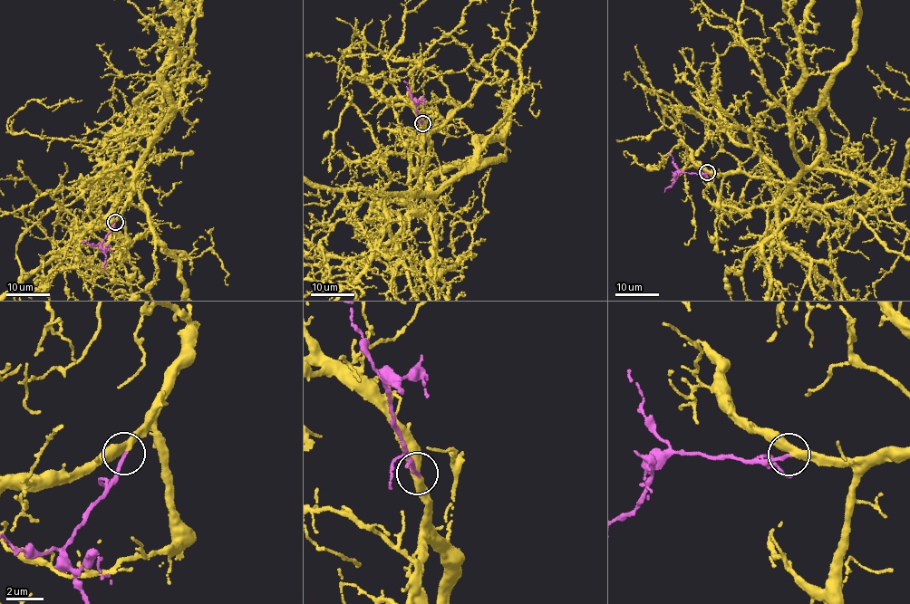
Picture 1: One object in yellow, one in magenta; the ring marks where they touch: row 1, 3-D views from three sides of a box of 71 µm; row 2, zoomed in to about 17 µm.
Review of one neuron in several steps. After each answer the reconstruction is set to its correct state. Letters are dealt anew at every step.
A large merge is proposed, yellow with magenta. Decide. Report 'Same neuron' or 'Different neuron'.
Same neuron

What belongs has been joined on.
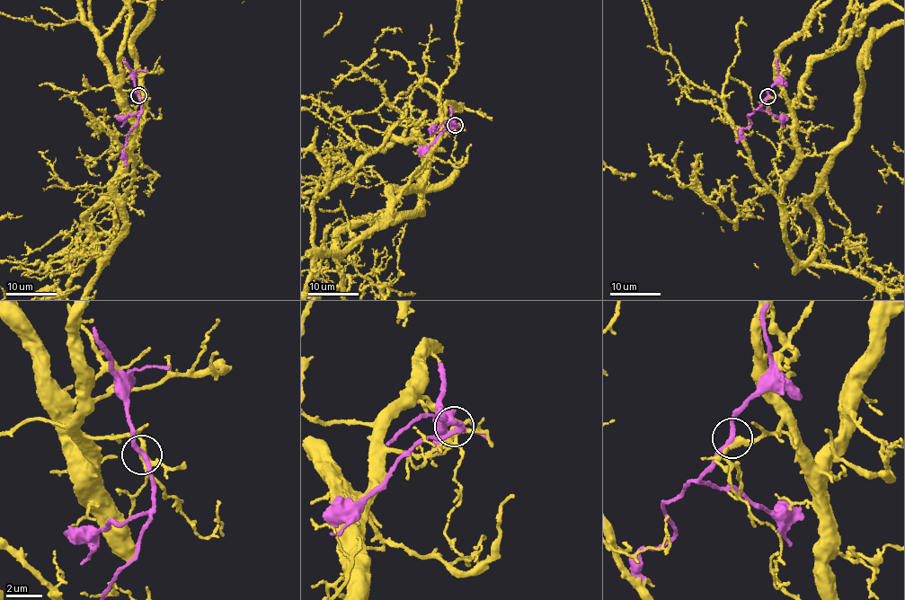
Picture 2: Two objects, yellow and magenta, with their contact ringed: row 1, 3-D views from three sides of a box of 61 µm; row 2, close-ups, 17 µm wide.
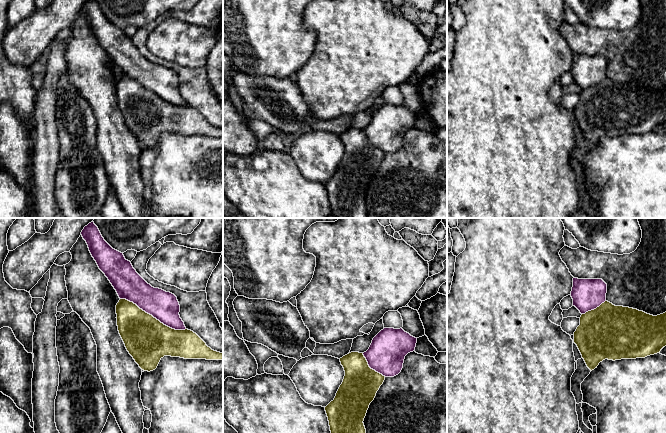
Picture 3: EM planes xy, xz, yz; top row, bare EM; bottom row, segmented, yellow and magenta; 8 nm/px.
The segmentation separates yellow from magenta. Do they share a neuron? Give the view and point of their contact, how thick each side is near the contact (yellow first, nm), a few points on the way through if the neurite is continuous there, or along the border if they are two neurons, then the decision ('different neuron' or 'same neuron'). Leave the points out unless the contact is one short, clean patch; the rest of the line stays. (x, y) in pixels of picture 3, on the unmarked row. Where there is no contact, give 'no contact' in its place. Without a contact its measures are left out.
meets yellow in xy at (152, 92); 360 nm thick on the yellow side, 240 nm on the other; different neuron

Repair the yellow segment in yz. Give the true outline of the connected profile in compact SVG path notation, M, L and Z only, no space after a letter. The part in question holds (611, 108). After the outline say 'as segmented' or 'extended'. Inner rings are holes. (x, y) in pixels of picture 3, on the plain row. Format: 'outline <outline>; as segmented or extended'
outline M605 77L596 85L581 91L580 101L573 111L574 119L591 147L605 135L615 137L645 134L660 129L666 122L666 88L653 92Z; as segmented

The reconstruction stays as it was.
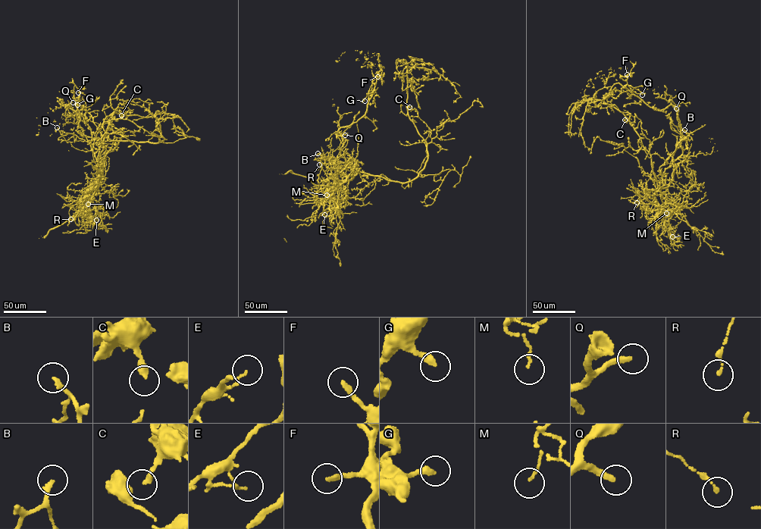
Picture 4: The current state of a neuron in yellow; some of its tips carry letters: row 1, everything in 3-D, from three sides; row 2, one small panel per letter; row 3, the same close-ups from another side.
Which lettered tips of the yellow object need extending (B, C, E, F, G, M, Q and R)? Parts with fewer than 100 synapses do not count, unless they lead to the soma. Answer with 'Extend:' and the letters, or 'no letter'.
Extend: Q

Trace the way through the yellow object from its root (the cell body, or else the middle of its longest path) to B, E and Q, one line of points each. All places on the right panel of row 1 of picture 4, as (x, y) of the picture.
B: (674, 168), (672, 181), (664, 185), (663, 172), (670, 165), (680, 136), (684, 129)
E: (674, 168), (673, 179), (665, 192), (666, 201), (658, 214), (664, 220), (667, 230), (672, 236)
Q: (674, 168), (672, 181), (664, 185), (662, 176), (664, 170), (687, 148), (686, 141), (681, 133), (676, 108)

